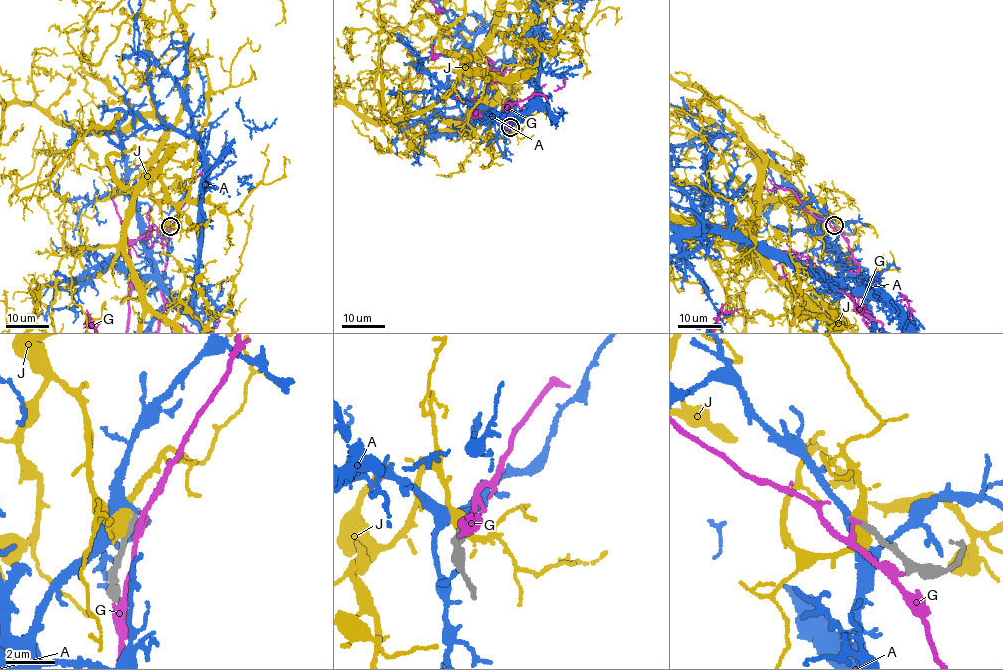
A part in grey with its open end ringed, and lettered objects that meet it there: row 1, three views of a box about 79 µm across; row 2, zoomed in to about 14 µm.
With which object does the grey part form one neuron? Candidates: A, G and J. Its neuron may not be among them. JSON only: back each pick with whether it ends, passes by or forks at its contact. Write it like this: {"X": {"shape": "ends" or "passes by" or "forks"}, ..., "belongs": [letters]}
{"belongs": []}

